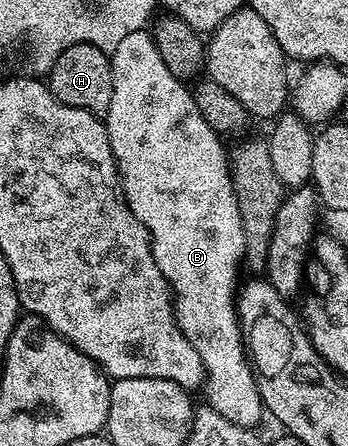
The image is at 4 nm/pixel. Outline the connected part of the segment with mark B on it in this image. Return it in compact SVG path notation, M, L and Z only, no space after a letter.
M149 32L133 33L124 38L116 46L116 51L109 54L110 66L112 67L112 103L108 103L108 111L104 114L104 124L108 131L108 143L112 147L112 155L116 159L118 177L122 181L122 193L126 197L126 205L140 219L140 223L149 231L152 247L152 255L156 259L156 267L164 275L164 279L170 285L170 292L174 298L174 318L178 320L180 331L196 347L196 355L202 360L202 372L204 374L204 390L206 389L205 404L216 410L224 419L228 419L237 425L247 427L257 426L257 421L264 417L264 406L262 396L258 390L258 384L254 378L254 370L251 369L246 355L246 346L242 343L242 327L238 319L238 306L236 298L240 288L238 281L238 268L241 270L244 265L244 231L240 227L240 207L236 207L236 195L234 184L230 178L230 158L227 146L219 134L204 123L204 115L200 115L200 107L196 107L194 94L168 67L164 67L164 59L160 59L160 51L156 51L156 43Z

